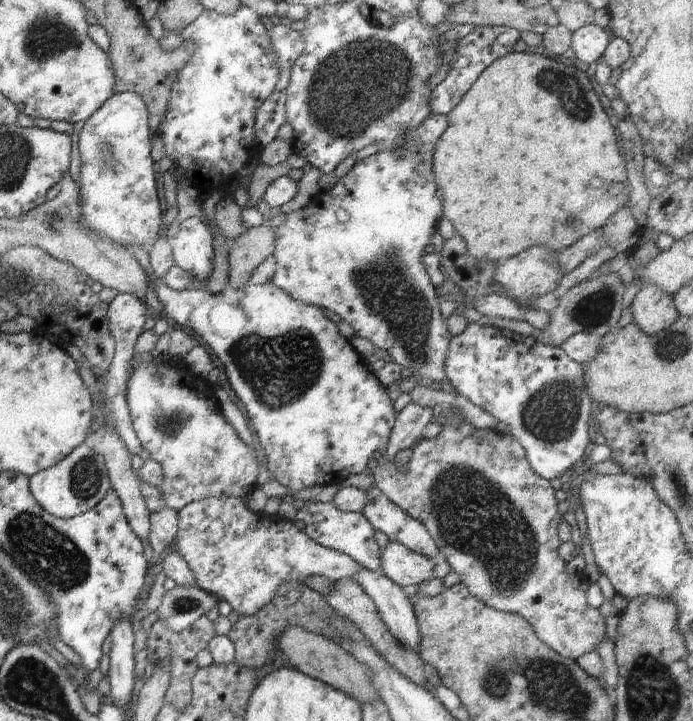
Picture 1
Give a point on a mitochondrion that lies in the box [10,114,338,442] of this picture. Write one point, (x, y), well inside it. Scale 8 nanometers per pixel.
(279, 369)

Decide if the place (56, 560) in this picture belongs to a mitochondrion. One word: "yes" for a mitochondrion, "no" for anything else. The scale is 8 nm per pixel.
yes

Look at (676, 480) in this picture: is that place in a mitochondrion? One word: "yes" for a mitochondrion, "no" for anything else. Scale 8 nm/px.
yes

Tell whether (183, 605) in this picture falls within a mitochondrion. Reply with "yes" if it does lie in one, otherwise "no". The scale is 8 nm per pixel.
yes

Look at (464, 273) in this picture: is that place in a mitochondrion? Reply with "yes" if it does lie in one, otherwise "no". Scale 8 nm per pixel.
no

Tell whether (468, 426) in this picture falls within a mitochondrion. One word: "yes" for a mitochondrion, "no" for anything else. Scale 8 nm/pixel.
no

